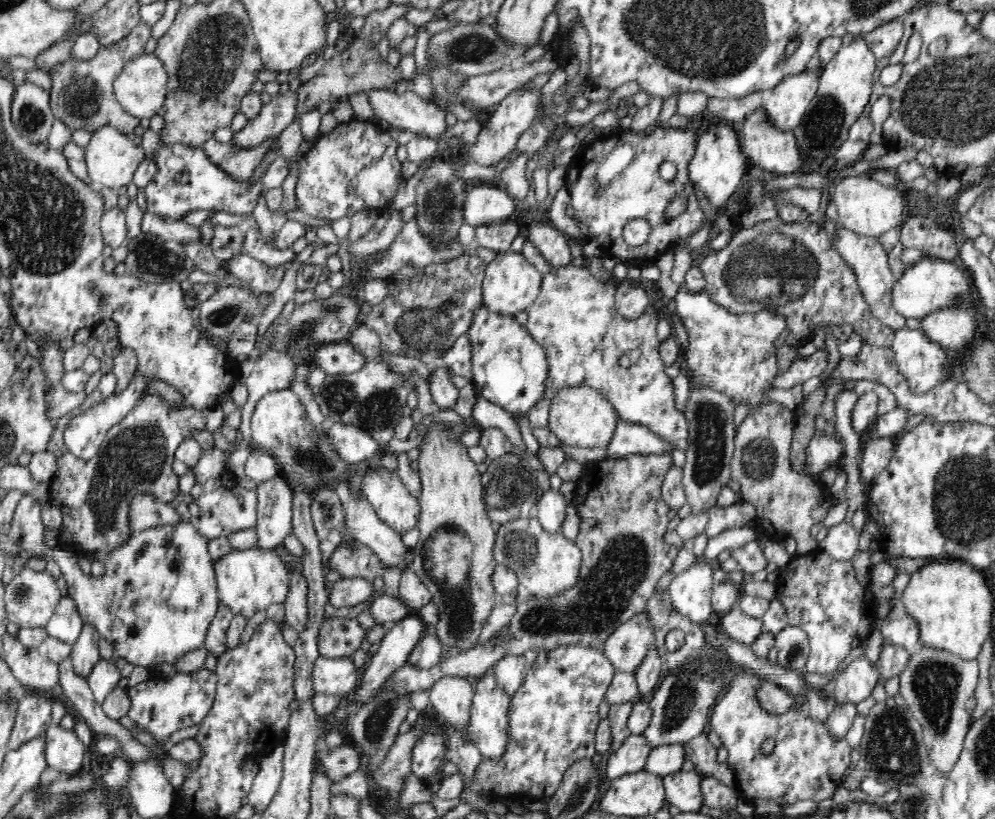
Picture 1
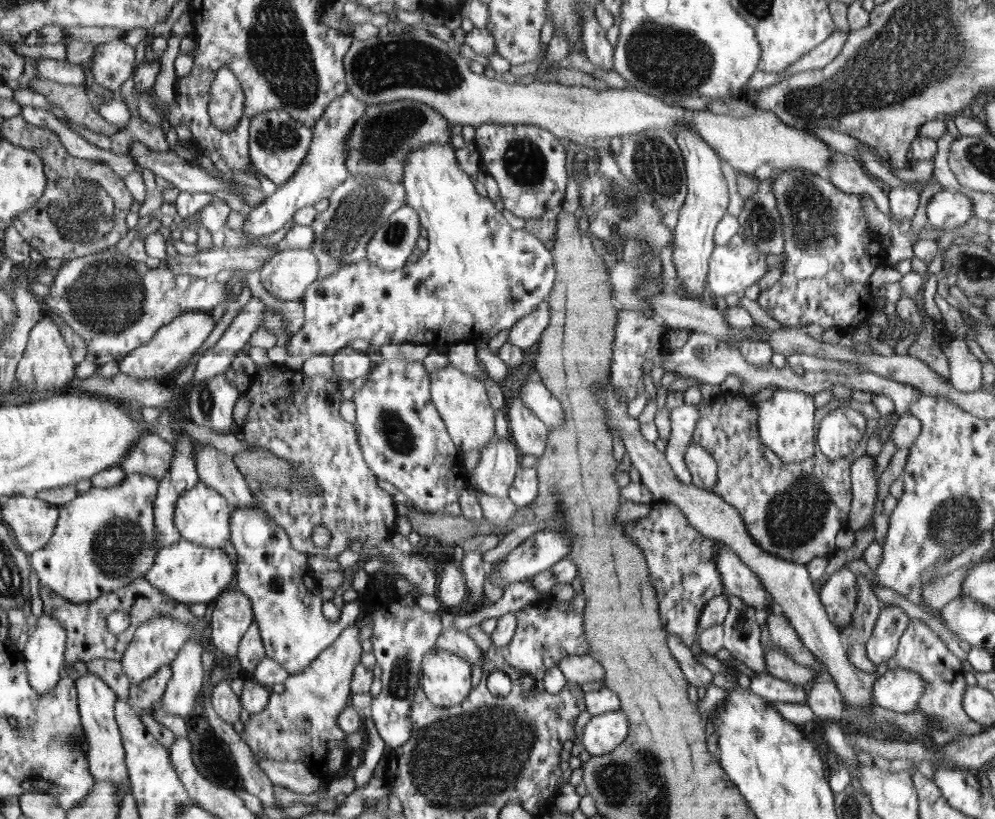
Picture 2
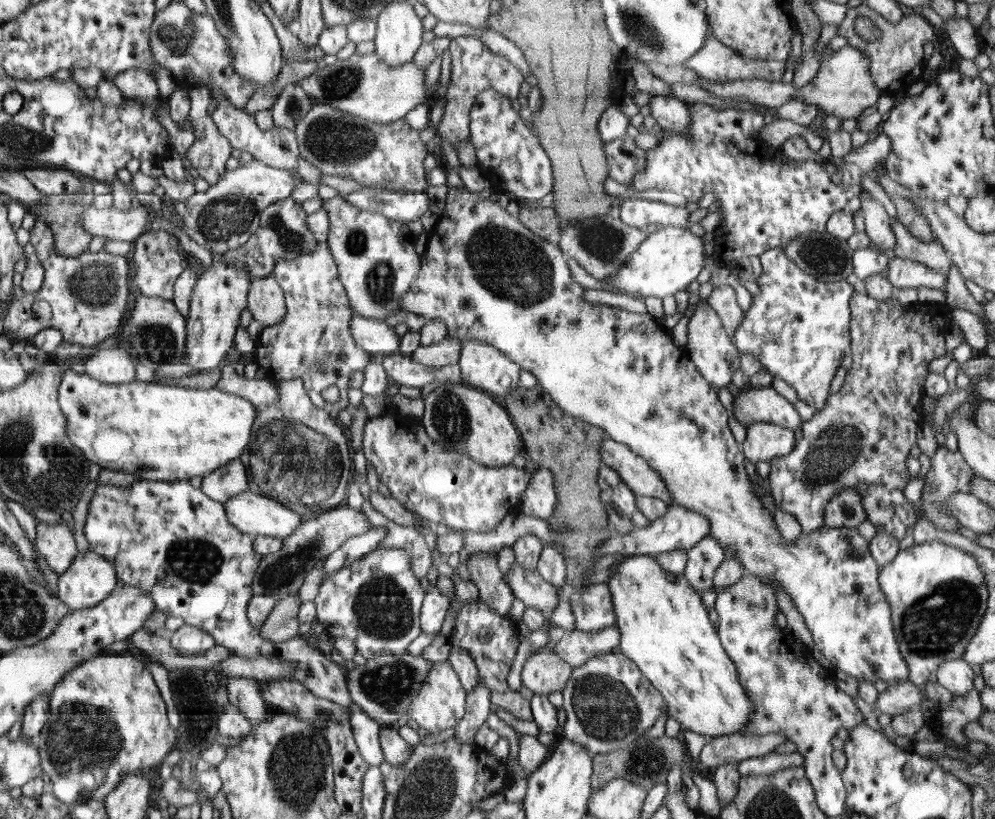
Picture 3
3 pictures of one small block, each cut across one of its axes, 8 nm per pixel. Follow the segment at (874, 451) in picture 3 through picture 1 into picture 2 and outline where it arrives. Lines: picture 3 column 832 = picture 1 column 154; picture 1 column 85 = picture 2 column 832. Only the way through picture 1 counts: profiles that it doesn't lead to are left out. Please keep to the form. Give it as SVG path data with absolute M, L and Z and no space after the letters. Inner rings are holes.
M721 392L708 404L704 405L701 401L696 407L700 411L700 420L696 422L692 441L702 445L715 458L719 475L716 485L708 492L721 497L738 510L738 514L746 522L746 530L752 540L768 554L800 565L806 565L818 556L830 556L835 552L837 532L848 527L852 499L850 468L856 458L866 455L870 436L883 426L878 409L872 403L858 406L859 411L866 416L866 431L856 450L848 456L831 460L816 447L814 454L804 462L786 464L762 440L761 433L758 432L757 407L749 397Z

